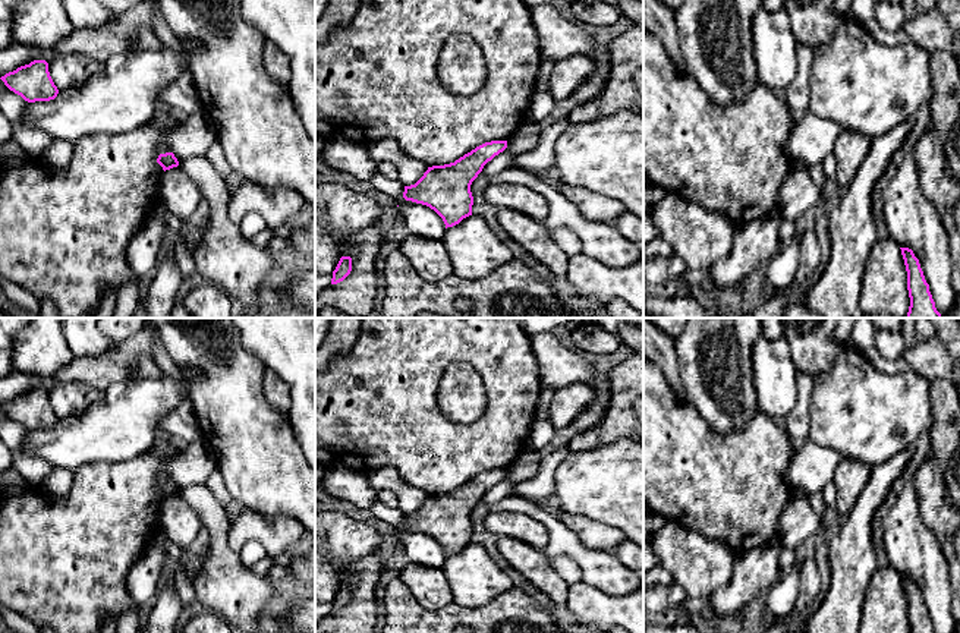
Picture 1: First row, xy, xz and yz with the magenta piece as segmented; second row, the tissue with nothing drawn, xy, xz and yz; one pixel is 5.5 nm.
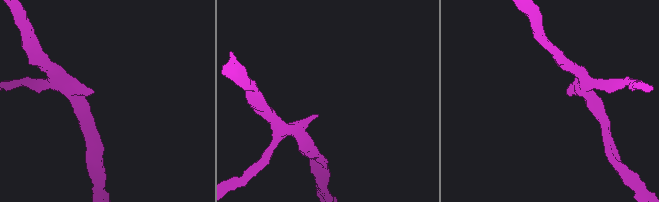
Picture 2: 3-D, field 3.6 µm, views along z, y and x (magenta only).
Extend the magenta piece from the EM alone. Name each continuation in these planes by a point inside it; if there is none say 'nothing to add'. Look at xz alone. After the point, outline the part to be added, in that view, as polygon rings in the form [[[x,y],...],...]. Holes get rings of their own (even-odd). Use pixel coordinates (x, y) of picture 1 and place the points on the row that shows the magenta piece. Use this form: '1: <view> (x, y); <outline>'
nothing to add

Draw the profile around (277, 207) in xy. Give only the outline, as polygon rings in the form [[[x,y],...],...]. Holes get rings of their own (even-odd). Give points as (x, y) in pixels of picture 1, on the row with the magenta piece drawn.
[[[243,179],[232,193],[229,217],[235,223],[242,223],[246,217],[258,217],[267,223],[267,227],[280,227],[290,223],[303,204],[305,199],[292,189],[268,190]]]

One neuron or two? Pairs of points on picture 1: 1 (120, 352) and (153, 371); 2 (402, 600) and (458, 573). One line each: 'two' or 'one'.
1: two
2: two

